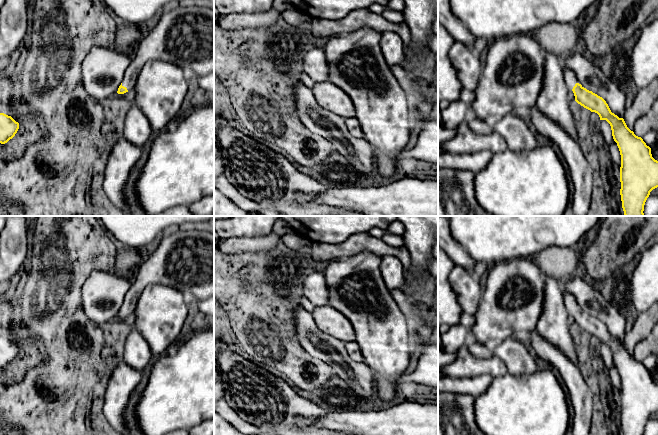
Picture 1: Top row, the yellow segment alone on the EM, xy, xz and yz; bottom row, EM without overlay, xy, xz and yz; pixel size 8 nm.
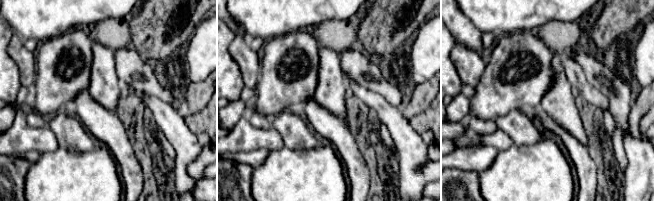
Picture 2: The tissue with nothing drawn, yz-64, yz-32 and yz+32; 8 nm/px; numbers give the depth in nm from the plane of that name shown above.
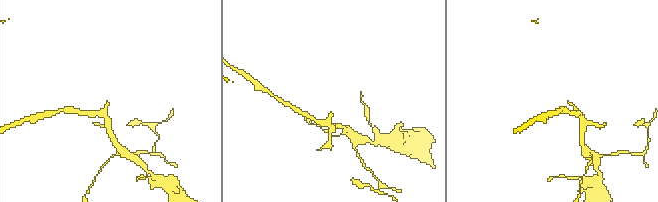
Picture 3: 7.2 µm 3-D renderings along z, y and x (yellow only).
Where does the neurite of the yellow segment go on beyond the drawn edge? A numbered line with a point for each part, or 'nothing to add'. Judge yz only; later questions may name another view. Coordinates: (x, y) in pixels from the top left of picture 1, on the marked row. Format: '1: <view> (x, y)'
1: yz (570, 78)

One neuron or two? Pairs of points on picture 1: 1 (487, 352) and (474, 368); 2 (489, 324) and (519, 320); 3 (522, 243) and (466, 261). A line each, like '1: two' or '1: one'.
1: two
2: one
3: two

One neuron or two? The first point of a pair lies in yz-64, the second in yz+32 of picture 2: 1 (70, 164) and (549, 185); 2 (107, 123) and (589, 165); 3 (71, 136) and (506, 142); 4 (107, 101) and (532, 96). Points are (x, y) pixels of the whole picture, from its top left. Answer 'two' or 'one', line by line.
1: one
2: one
3: two
4: two

